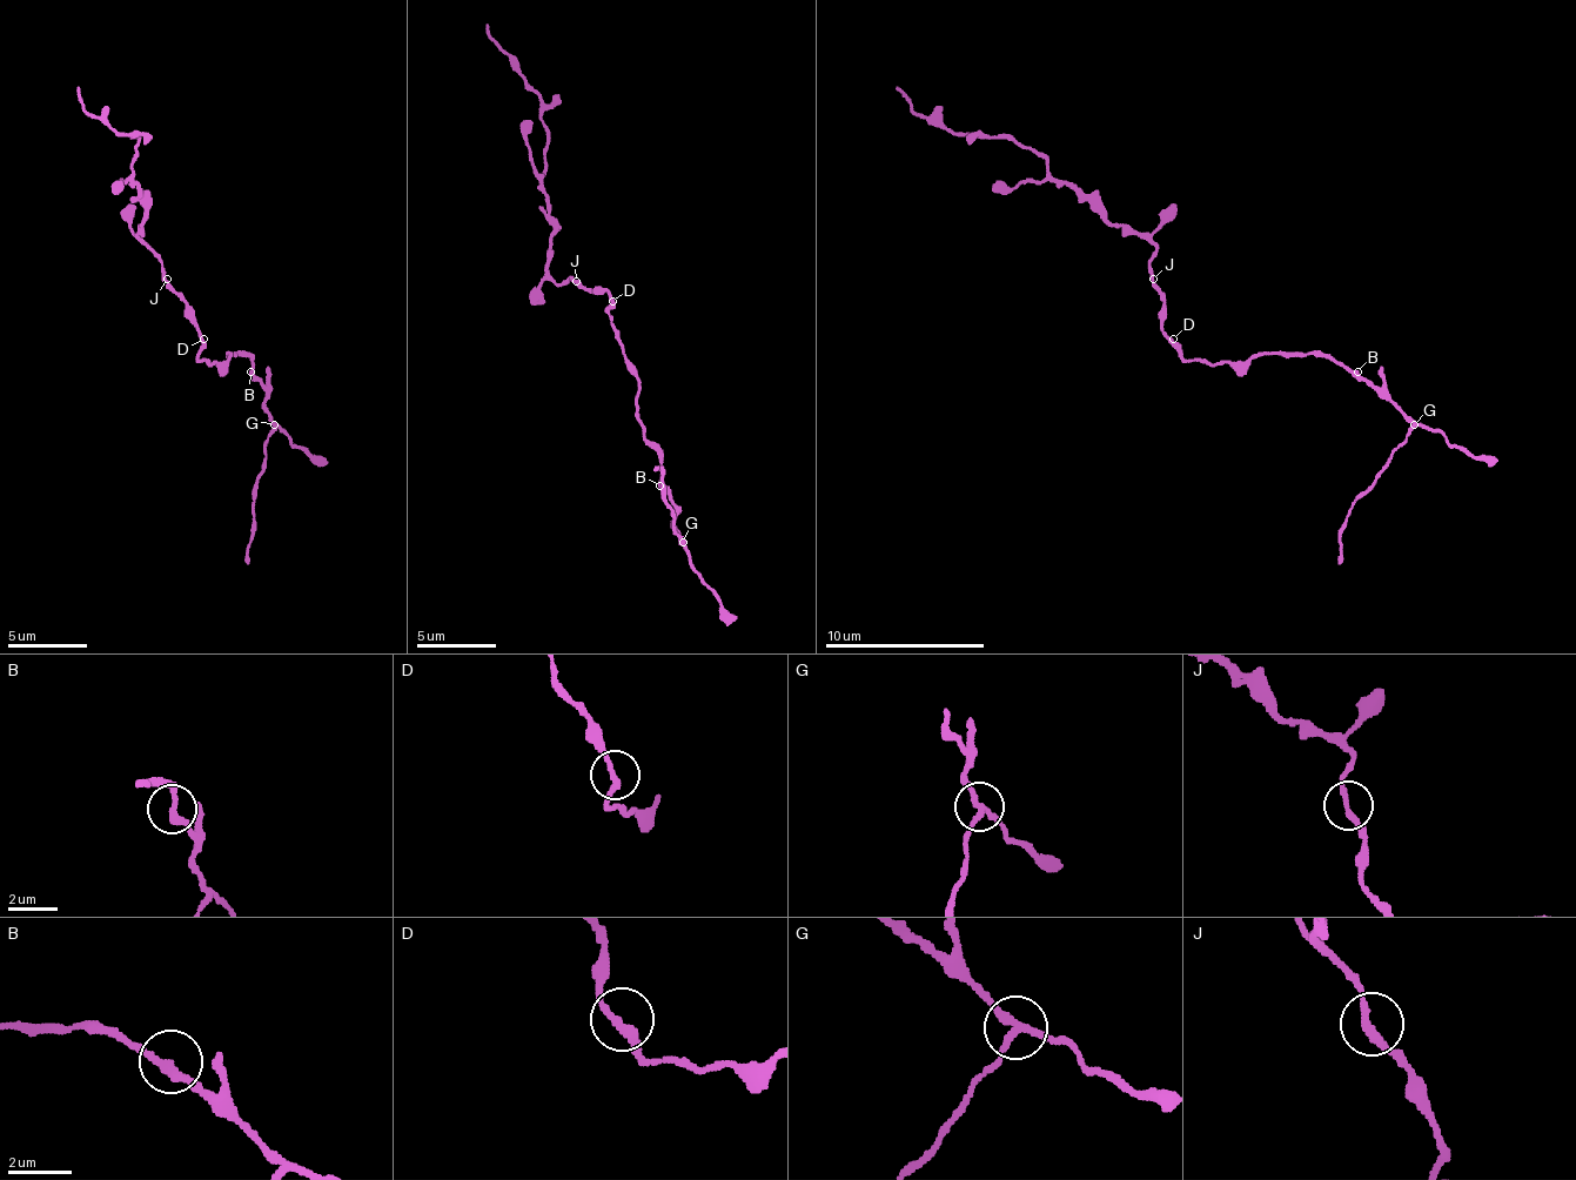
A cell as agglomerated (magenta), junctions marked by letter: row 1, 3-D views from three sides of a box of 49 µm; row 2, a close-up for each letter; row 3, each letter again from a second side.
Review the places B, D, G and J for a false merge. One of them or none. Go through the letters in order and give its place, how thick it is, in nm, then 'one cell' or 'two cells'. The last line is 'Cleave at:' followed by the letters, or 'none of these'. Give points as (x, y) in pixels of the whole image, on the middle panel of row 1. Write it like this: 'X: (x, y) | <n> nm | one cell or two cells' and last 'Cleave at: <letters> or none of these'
B: (659, 485) | 280 nm | one cell
D: (612, 301) | 240 nm | one cell
G: (683, 542) | 220 nm | two cells
J: (576, 281) | 240 nm | one cell
Cleave at: G

